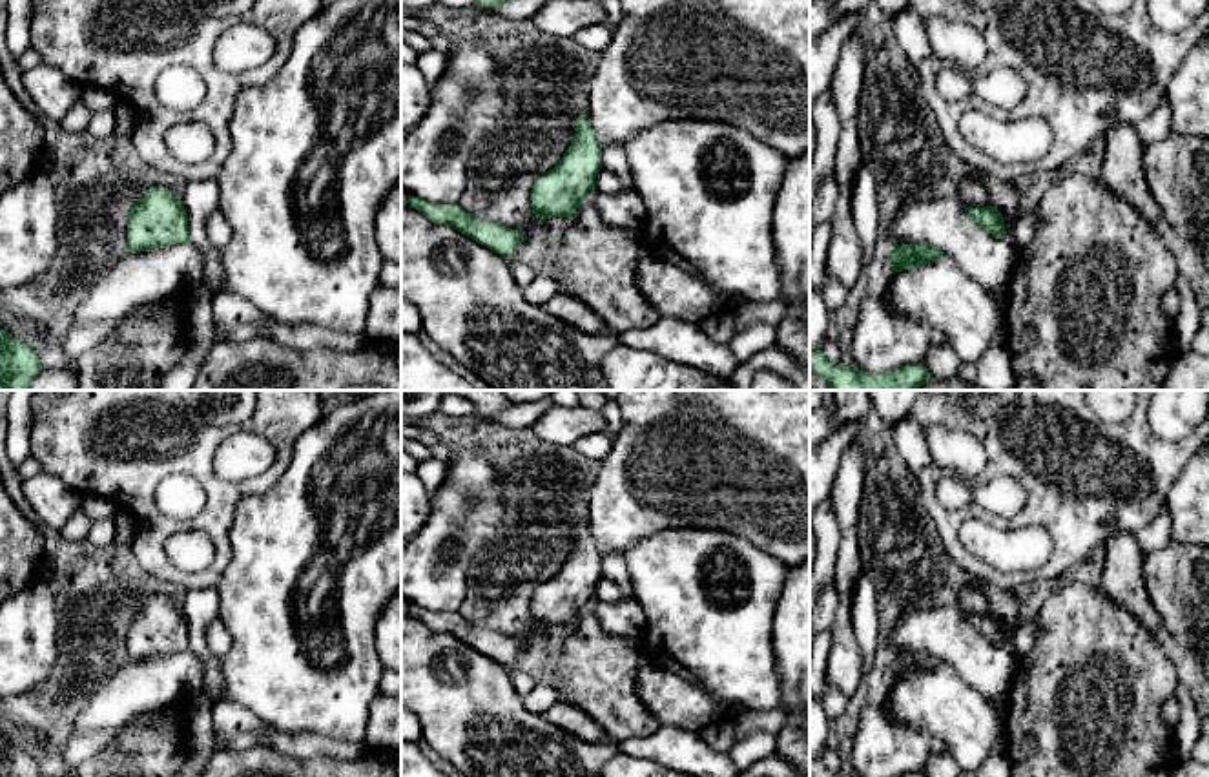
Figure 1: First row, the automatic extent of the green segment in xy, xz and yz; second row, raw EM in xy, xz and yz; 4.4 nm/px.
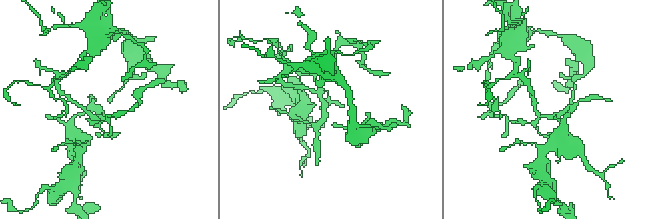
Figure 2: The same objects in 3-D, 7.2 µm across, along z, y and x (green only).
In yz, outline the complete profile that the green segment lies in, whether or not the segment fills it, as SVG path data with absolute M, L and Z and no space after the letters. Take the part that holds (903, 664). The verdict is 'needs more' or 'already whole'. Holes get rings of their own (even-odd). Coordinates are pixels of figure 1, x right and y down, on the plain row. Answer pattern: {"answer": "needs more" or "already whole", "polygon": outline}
{"answer": "already whole", "polygon": "M894 653L890 658L890 673L894 680L910 679L917 673L934 671L945 660L932 653Z"}

